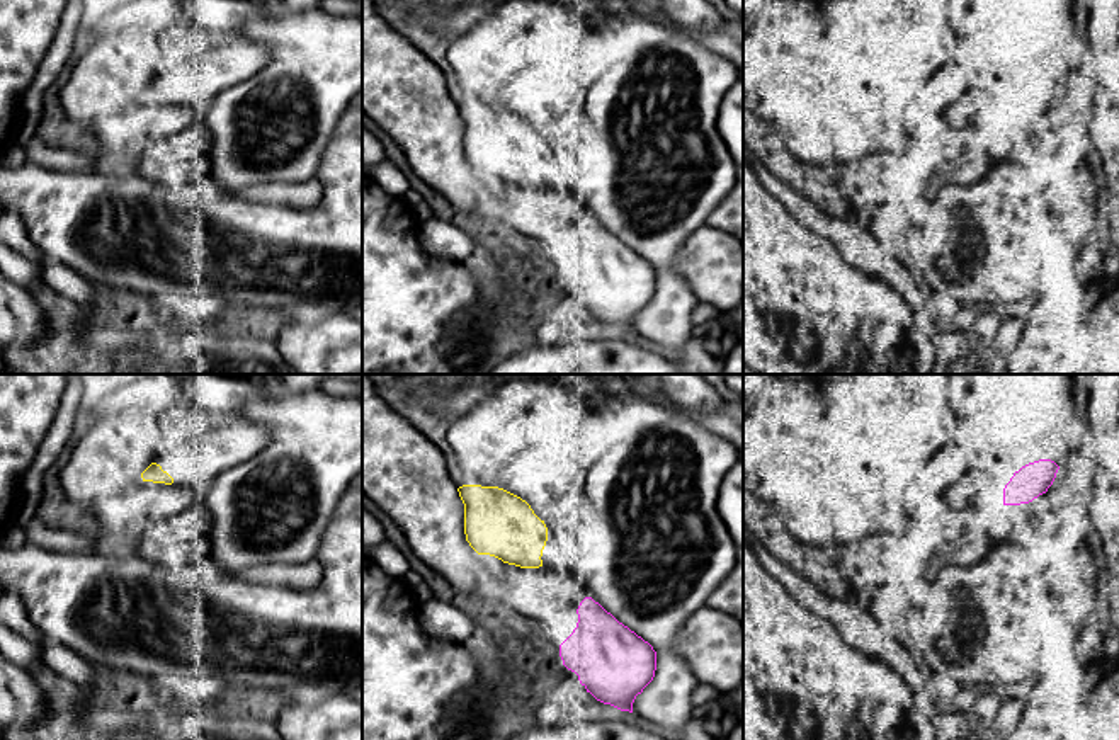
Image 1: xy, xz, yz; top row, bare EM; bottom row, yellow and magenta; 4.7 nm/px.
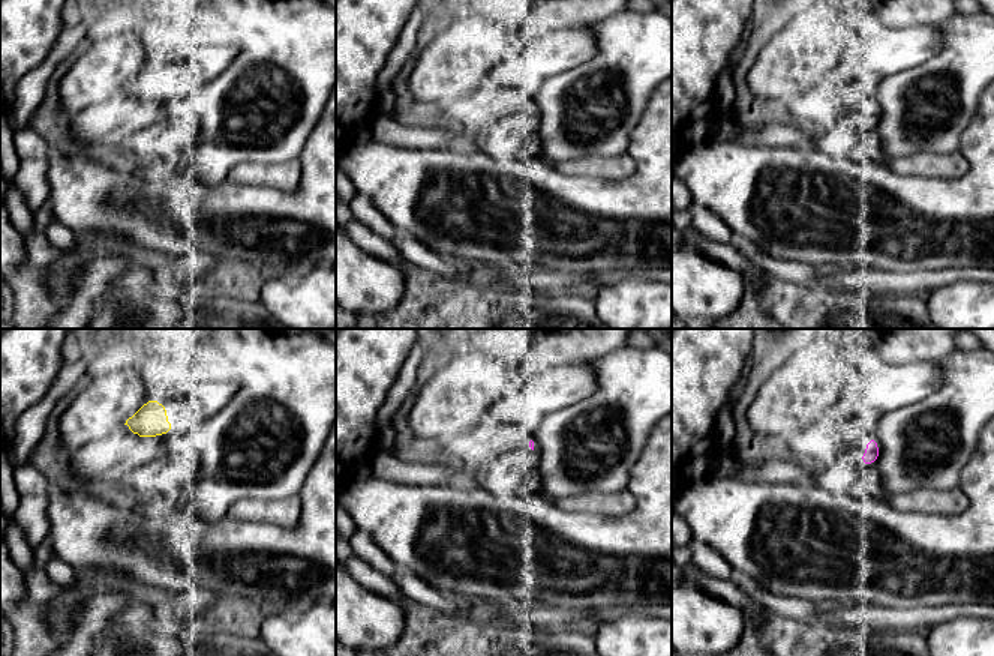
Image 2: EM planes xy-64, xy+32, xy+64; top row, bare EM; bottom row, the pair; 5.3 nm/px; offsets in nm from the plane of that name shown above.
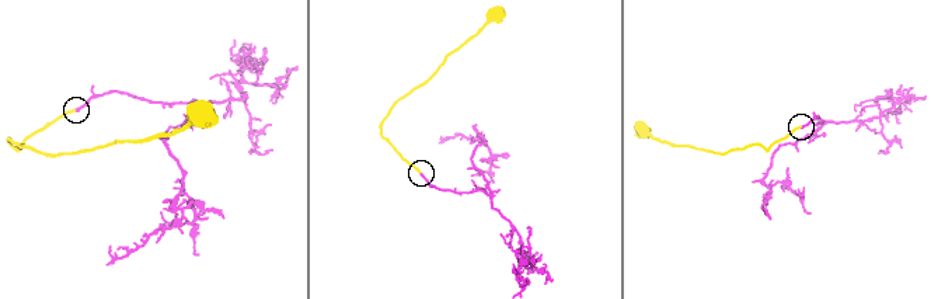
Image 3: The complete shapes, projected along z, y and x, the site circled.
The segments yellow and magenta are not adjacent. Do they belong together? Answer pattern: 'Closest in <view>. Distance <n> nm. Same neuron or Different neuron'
Closest in xz. Distance 260 nm. Different neuron

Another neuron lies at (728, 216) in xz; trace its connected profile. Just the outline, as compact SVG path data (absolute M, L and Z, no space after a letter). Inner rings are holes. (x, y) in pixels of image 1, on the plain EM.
M743 82L723 97L718 111L718 133L736 168L730 194L707 218L706 226L724 231L743 243Z

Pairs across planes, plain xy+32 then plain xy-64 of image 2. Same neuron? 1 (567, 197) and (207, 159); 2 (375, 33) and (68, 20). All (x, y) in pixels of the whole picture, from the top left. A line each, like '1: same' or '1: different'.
1: different
2: different

